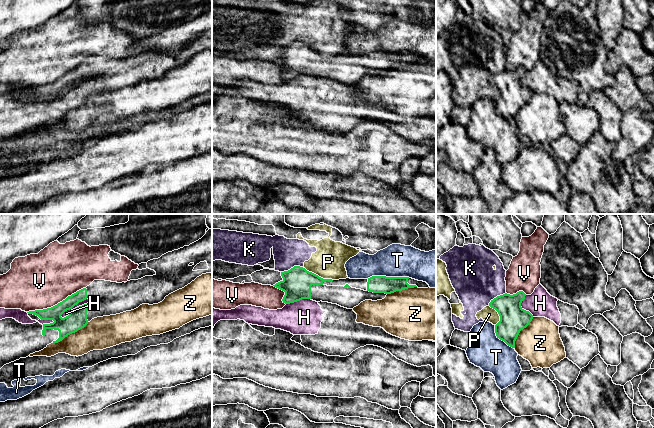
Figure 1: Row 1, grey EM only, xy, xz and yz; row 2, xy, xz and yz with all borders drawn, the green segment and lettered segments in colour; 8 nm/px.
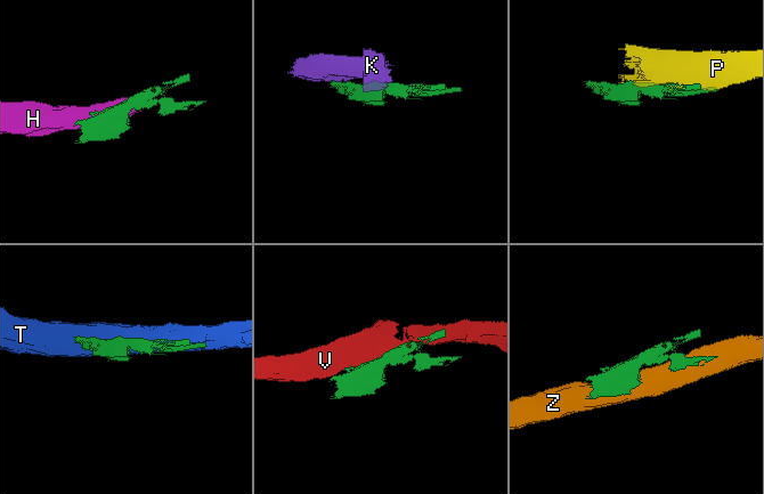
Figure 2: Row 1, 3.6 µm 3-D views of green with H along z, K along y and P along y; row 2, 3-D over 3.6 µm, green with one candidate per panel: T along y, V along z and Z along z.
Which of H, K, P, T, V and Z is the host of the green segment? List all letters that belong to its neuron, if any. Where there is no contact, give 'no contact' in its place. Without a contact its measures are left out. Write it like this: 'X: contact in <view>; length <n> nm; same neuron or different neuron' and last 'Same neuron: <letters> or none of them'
H: contact in xy; length 260 nm; different neuron
K: contact in xz; length 190 nm; different neuron
P: contact in xz; length 260 nm; different neuron
T: contact in xz; length 340 nm; different neuron
V: contact in xy; length 500 nm; different neuron
Z: contact in xy; length 340 nm; different neuron
Same neuron: none of them

